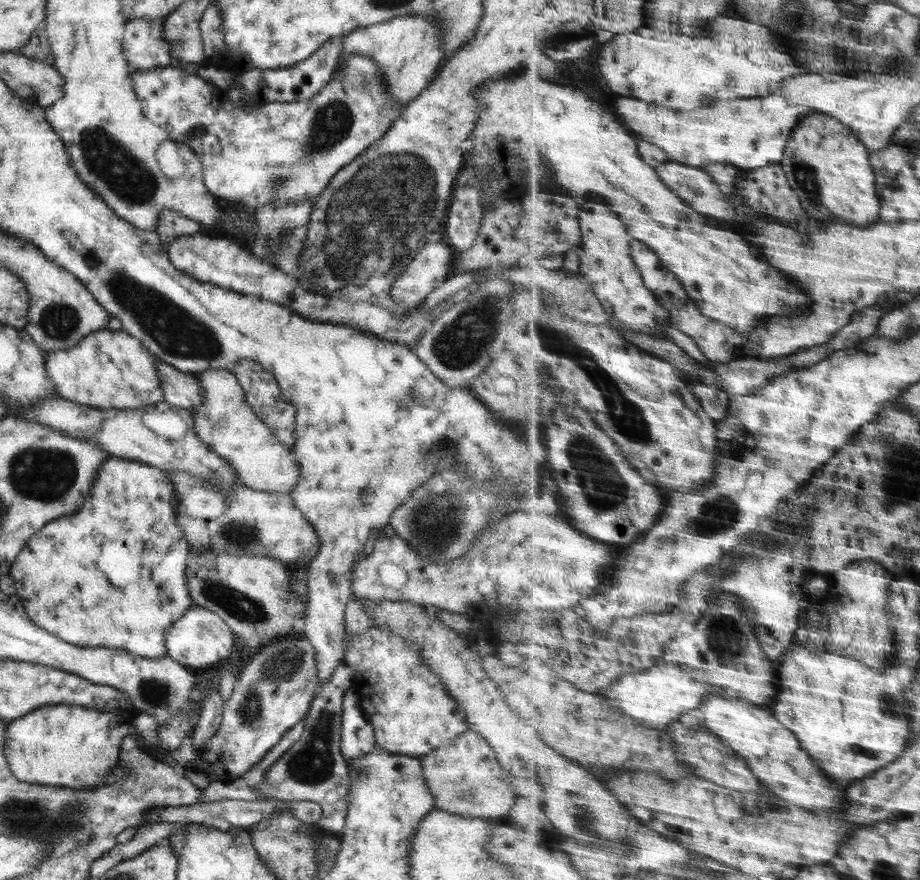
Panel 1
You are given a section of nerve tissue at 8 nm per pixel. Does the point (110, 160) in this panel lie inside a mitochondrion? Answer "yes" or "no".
yes

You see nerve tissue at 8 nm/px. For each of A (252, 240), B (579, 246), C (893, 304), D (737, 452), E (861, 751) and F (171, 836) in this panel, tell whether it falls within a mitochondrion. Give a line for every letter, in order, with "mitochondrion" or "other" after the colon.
A: other
B: other
C: other
D: other
E: other
F: other

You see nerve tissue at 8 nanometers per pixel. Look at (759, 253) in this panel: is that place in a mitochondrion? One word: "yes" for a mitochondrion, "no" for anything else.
no

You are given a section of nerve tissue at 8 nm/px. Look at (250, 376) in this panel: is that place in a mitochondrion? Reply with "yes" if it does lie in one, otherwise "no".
no

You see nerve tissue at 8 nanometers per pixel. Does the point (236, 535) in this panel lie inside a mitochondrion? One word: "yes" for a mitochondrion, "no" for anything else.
yes

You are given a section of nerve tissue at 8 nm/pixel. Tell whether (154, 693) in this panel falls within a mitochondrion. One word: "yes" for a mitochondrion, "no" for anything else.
yes

